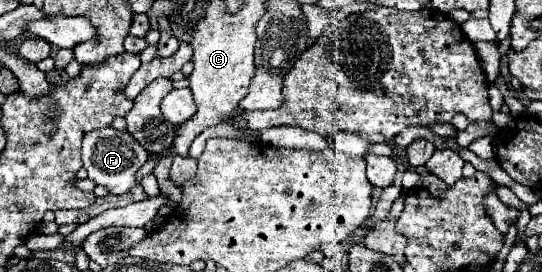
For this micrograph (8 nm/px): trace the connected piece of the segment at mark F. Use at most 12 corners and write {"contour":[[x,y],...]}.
{"contour":[[113,127],[85,135],[83,167],[123,195],[149,153]]}

